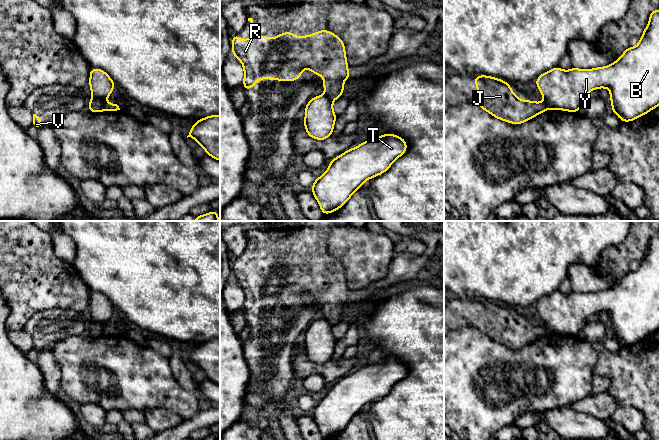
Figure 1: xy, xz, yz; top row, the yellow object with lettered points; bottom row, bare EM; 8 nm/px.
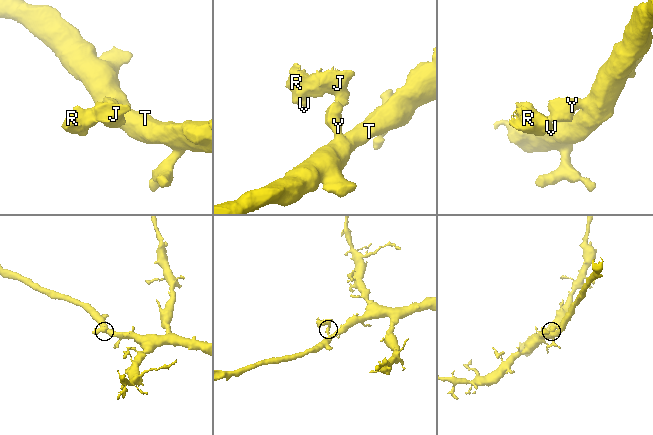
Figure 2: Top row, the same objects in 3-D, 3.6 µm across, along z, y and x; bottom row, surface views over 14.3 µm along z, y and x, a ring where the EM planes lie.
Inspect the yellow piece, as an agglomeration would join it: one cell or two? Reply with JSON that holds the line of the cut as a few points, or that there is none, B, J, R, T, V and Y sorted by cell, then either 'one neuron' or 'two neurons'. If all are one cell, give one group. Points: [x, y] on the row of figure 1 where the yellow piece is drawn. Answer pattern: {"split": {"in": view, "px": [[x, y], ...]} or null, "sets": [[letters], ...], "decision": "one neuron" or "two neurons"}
{"split": {"in": "xy", "px": [[106, 102], [102, 110]]}, "sets": [["B", "T", "Y"], ["J", "R", "V"]], "decision": "two neurons"}

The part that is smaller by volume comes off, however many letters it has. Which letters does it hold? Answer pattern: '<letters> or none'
J, R, V

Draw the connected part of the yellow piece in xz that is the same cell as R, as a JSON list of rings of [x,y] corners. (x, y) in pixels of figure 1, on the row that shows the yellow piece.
[[[324,29],[301,37],[289,31],[273,39],[259,35],[245,41],[235,34],[232,55],[243,65],[246,91],[264,77],[295,81],[308,68],[324,78],[325,95],[334,100],[342,97],[343,82],[350,78],[342,39]]]

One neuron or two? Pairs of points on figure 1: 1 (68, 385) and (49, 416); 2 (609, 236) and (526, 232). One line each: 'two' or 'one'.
1: two
2: one

